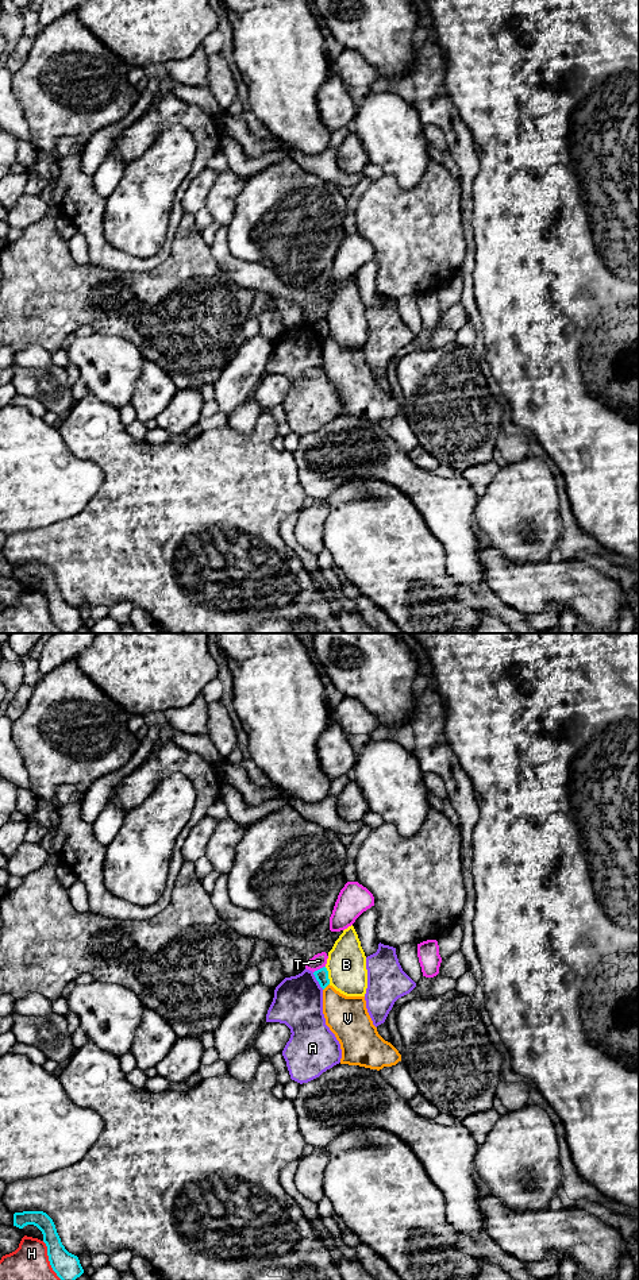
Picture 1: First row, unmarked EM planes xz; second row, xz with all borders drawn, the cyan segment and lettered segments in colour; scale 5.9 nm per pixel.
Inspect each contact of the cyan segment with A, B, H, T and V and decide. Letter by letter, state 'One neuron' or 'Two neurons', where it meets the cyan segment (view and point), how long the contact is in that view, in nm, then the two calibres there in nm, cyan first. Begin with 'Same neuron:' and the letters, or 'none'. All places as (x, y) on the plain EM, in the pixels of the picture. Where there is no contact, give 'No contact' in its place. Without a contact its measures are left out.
Same neuron: none
A: Two neurons. Touches cyan at xz (316, 331). Shared border 120 nm. Thickness 80 nm (cyan) against 300 nm
B: Two neurons. Touches cyan at xz (327, 327). Shared border 110 nm. Thickness 80 nm (cyan) against 240 nm
H: Two neurons. Touches cyan at xz (49, 612). Shared border 260 nm. Thickness 160 nm (cyan) against 320 nm
T: Two neurons. Touches cyan at xz (320, 320). Shared border 80 nm. Thickness 80 nm (cyan) against 90 nm
V: Two neurons. Touches cyan at xz (326, 338). Shared border 60 nm. Thickness 80 nm (cyan) against 240 nm

